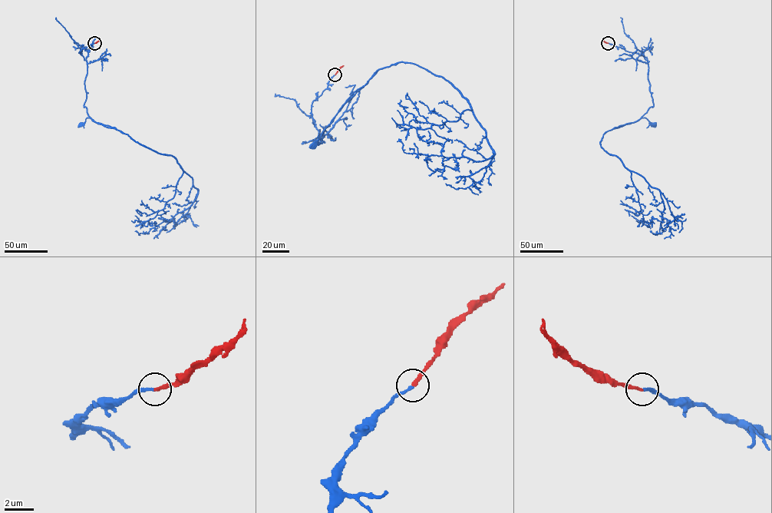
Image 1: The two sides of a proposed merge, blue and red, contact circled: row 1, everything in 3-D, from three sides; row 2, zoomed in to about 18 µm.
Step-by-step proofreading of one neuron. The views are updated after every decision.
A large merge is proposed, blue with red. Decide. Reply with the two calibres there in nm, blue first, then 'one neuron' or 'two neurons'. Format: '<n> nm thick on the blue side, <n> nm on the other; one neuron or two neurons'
190 nm thick on the blue side, 190 nm on the other; one neuron

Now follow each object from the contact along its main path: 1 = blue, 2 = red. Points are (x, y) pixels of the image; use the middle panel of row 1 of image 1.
1: (334, 74), (312, 103), (311, 118), (323, 136), (319, 137), (322, 140), (318, 144), (328, 126), (314, 145)
2: (334, 74), (343, 65)

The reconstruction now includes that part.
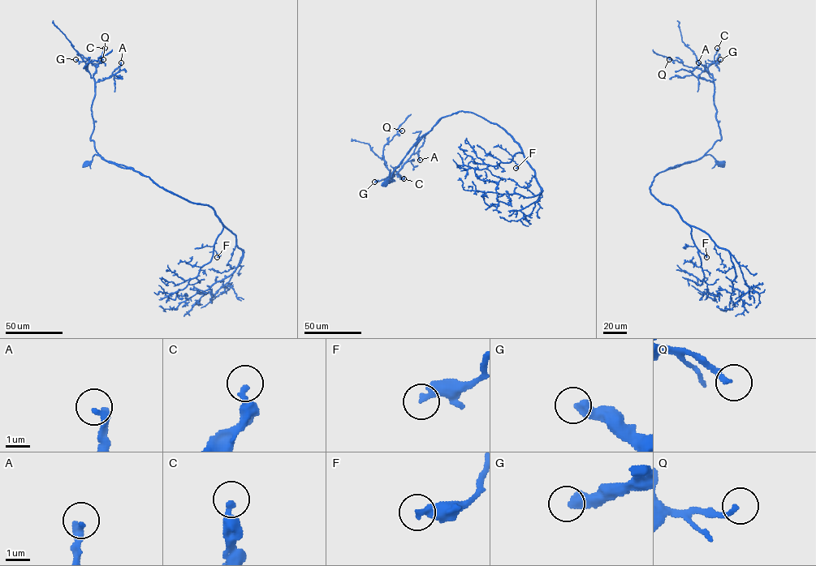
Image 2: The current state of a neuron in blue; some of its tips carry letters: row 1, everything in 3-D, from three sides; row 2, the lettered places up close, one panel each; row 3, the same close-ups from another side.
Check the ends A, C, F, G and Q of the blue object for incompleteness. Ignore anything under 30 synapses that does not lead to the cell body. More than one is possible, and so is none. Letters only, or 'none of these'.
none of these

